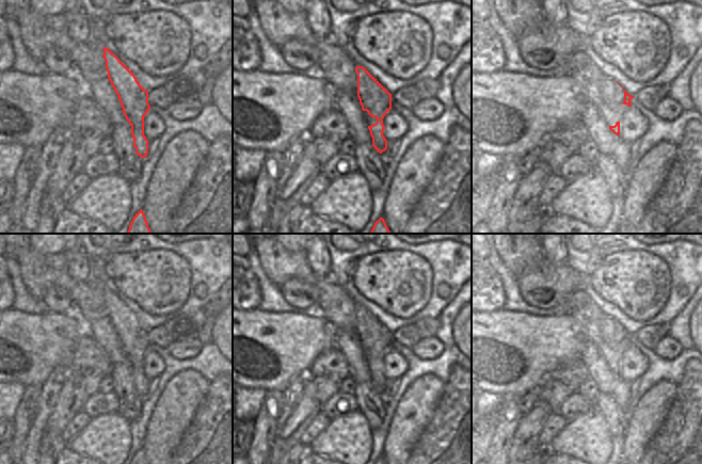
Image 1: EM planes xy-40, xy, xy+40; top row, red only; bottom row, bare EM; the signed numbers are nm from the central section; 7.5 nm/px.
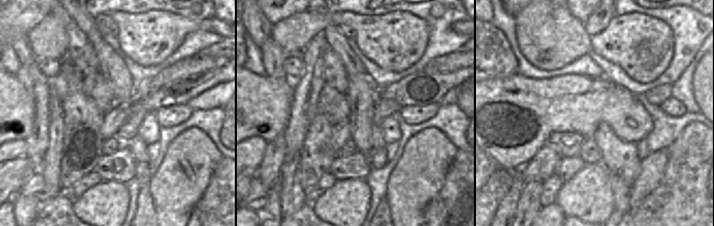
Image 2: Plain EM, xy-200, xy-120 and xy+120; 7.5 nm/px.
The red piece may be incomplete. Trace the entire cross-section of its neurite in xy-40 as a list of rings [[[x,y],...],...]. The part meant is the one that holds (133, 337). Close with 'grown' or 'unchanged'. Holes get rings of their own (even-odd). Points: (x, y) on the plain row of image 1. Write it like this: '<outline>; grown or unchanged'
[[[92,276],[91,281],[103,294],[108,317],[121,340],[125,356],[131,364],[135,391],[141,397],[146,397],[148,379],[144,374],[144,355],[150,348],[148,331],[138,321],[133,311],[110,288],[100,282],[96,282]]]; grown

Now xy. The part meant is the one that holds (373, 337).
[[[356,305],[357,336],[363,350],[367,350],[377,362],[368,365],[372,377],[372,385],[382,393],[387,388],[387,379],[383,374],[385,368],[383,357],[392,348],[392,333],[363,305]]]; unchanged

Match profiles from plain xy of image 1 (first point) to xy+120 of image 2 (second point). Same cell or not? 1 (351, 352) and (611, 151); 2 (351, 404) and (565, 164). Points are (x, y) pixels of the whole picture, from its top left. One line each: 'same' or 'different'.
1: same
2: same

